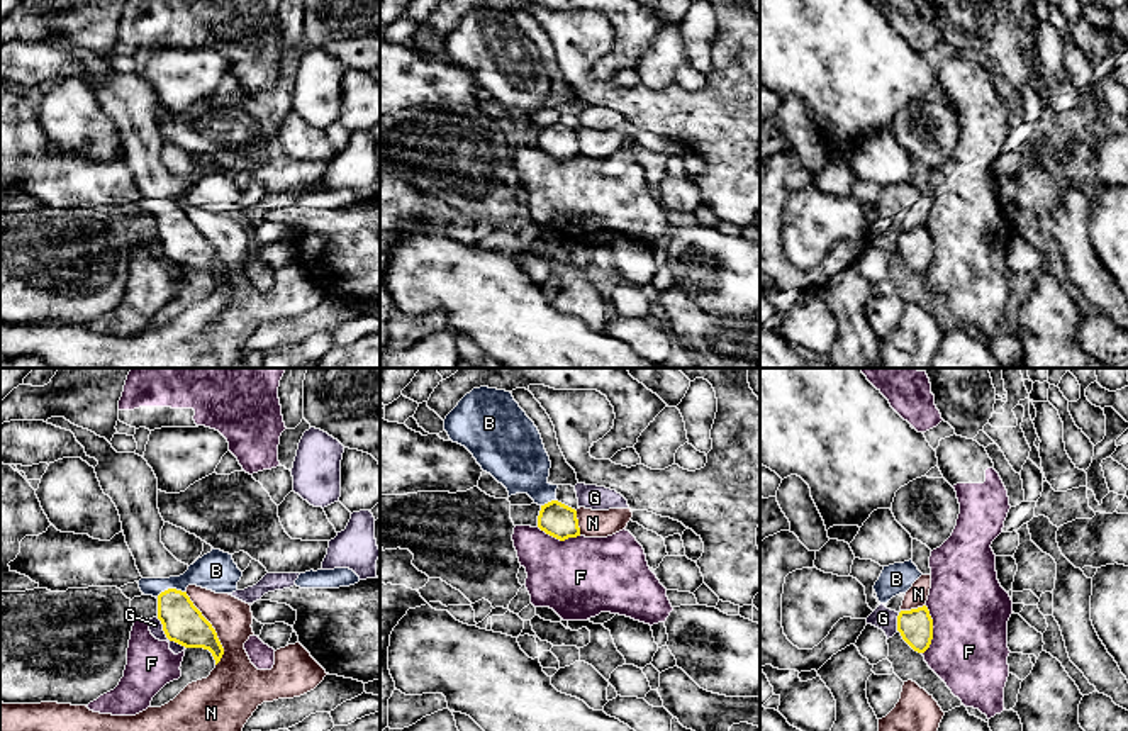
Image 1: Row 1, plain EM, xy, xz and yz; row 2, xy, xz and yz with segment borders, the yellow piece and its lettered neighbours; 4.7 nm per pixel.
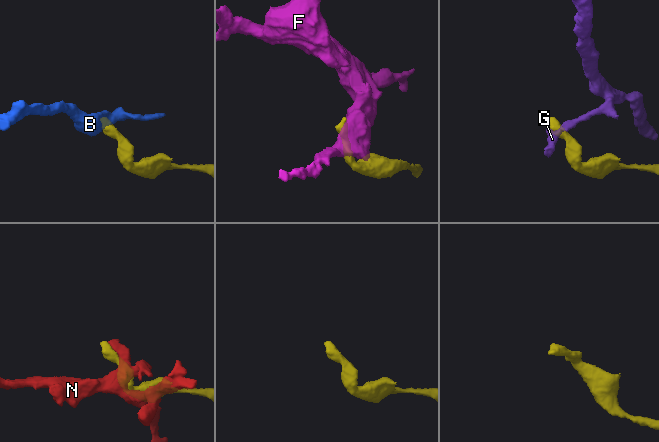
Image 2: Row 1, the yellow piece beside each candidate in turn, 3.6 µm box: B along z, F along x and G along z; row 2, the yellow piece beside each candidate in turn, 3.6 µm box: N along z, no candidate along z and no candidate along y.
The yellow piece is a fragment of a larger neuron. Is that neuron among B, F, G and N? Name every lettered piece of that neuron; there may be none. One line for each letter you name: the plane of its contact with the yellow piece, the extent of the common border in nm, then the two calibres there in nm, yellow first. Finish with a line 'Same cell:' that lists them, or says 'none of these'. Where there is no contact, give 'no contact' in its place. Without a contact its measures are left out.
B: contact in xy; length 140 nm; calibres 190 and 190 nm
Same cell: B

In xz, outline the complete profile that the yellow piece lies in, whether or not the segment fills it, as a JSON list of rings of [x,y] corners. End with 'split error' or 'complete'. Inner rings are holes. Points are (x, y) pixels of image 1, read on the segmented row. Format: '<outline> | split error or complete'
[[[473,388],[446,416],[444,431],[507,488],[509,497],[528,494],[541,507],[541,531],[560,541],[580,536],[577,511],[558,502],[558,485],[548,482],[551,461],[541,434],[511,392]]] | split error

